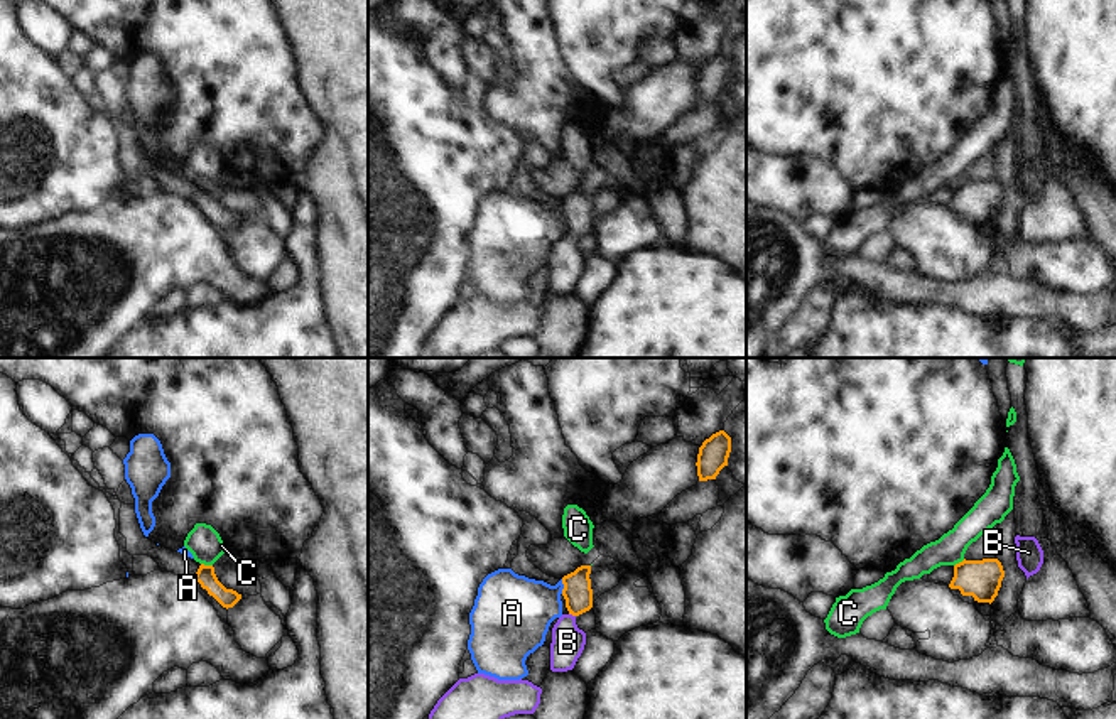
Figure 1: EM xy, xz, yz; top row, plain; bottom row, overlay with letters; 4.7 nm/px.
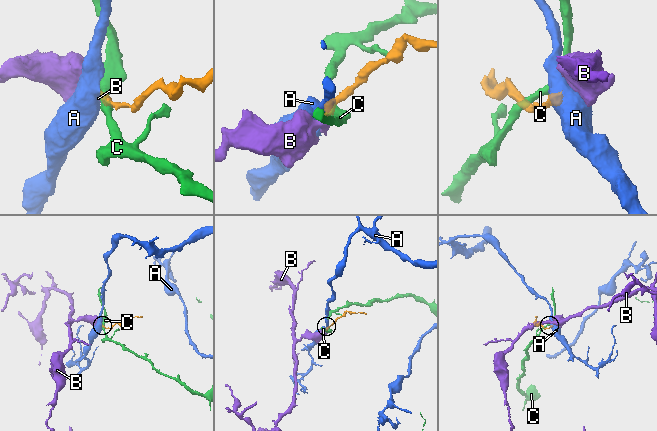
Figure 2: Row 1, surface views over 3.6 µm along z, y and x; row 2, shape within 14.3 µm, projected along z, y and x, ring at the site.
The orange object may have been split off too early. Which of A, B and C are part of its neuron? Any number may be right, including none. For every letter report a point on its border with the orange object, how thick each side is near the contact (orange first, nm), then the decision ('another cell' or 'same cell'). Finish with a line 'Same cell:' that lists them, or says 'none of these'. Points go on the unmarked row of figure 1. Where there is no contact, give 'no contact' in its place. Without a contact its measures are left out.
A: contact xz (564, 208); calibres 140 and 320 nm; another cell
B: contact xz (573, 237); calibres 140 and 160 nm; same cell
C: contact xy (206, 188); calibres 90 and 160 nm; another cell
Same cell: B

